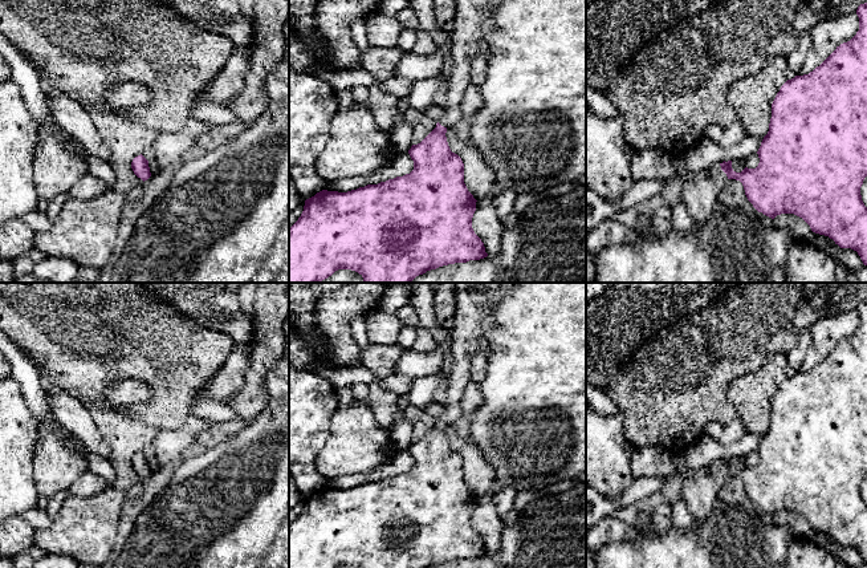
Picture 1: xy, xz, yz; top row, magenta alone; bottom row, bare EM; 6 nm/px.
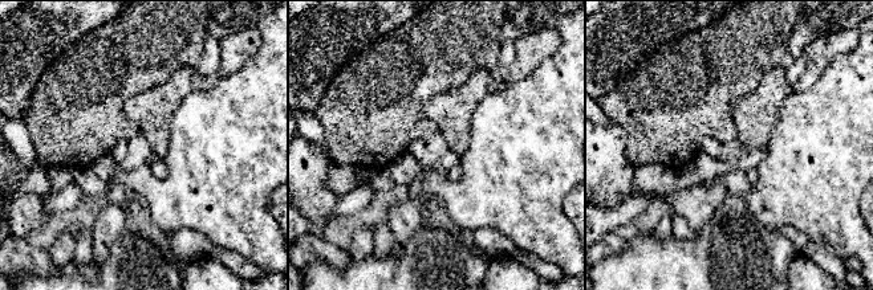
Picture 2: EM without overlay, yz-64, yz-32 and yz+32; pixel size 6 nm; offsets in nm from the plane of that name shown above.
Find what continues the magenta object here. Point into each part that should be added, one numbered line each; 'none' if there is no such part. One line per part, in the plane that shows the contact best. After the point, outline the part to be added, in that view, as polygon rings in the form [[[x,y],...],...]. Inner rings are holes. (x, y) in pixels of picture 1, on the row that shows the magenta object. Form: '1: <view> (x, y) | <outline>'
1: yz (700, 193) | [[[721,170],[716,177],[708,173],[691,175],[681,187],[681,200],[695,222],[695,227],[700,228],[707,219],[716,211],[719,196],[728,183],[726,174]]]

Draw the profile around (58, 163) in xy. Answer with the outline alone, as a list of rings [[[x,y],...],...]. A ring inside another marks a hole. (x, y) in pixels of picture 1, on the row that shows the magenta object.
[[[65,131],[40,135],[33,158],[33,178],[38,194],[38,210],[69,190],[87,174],[86,150]]]

